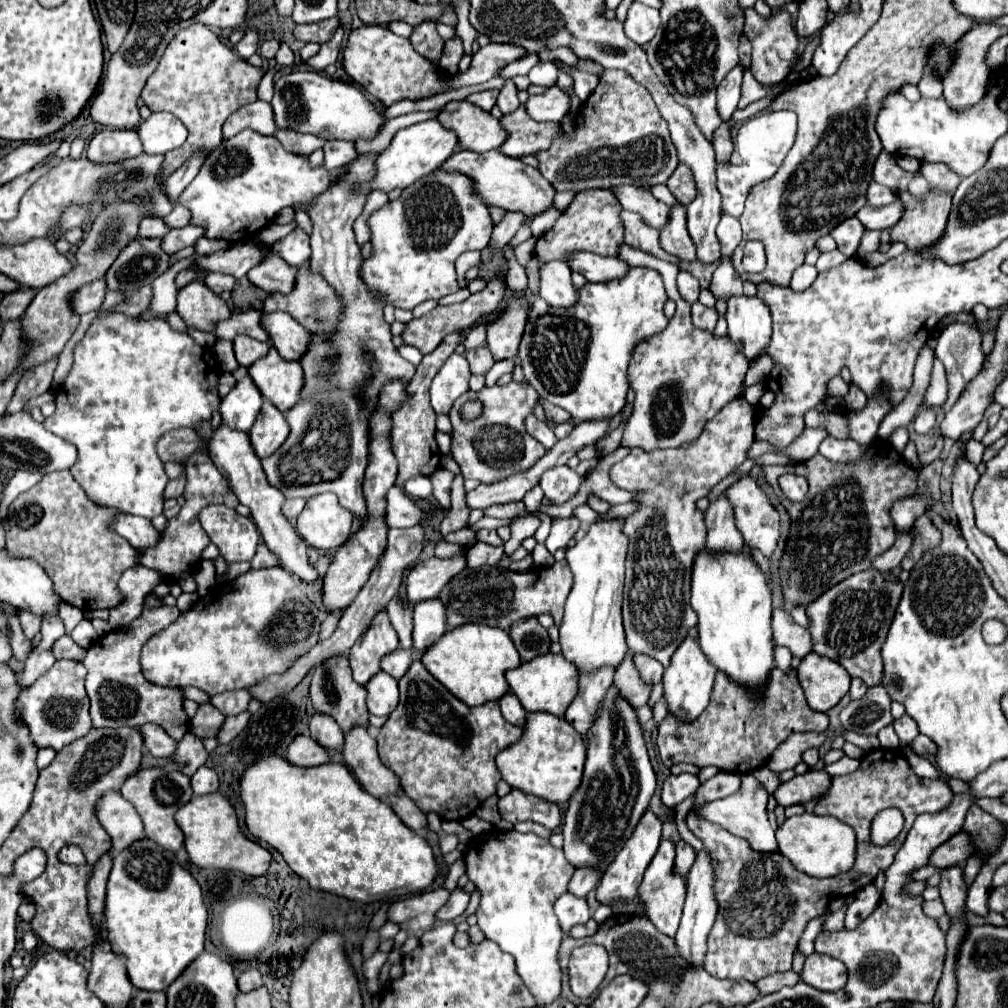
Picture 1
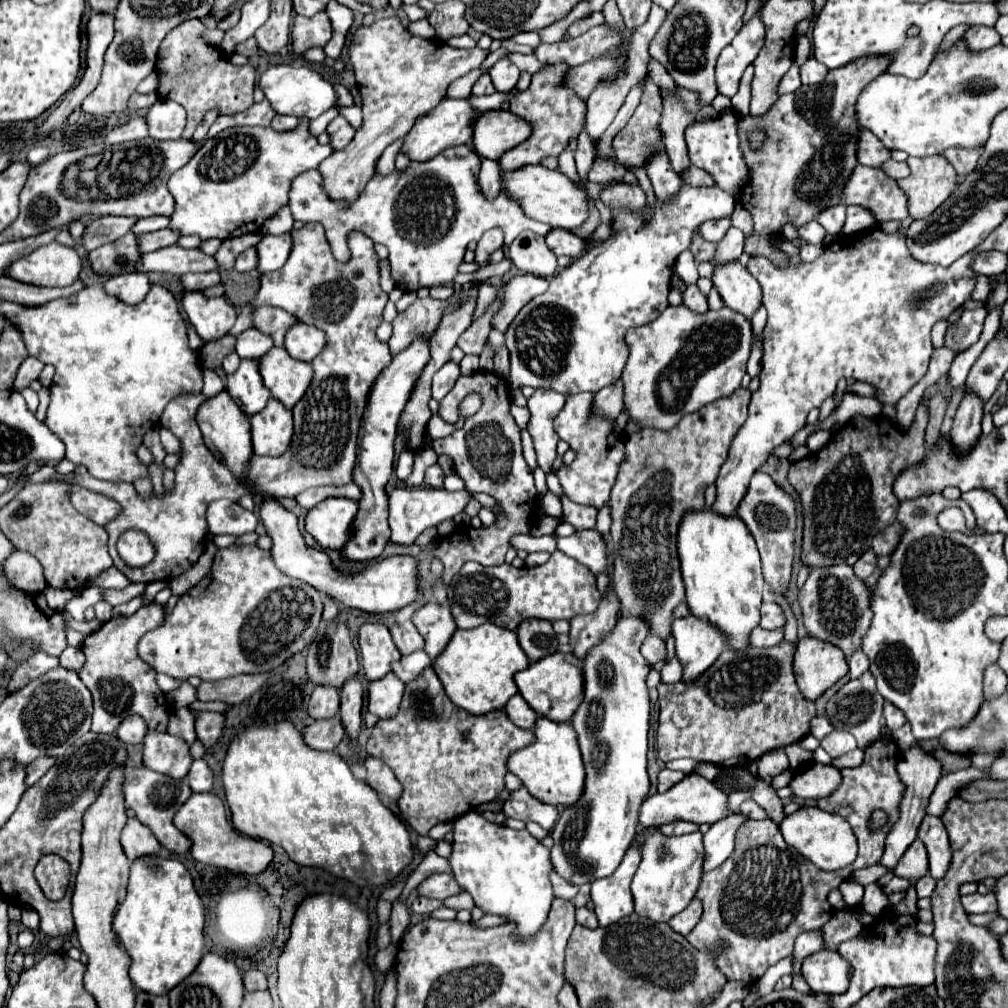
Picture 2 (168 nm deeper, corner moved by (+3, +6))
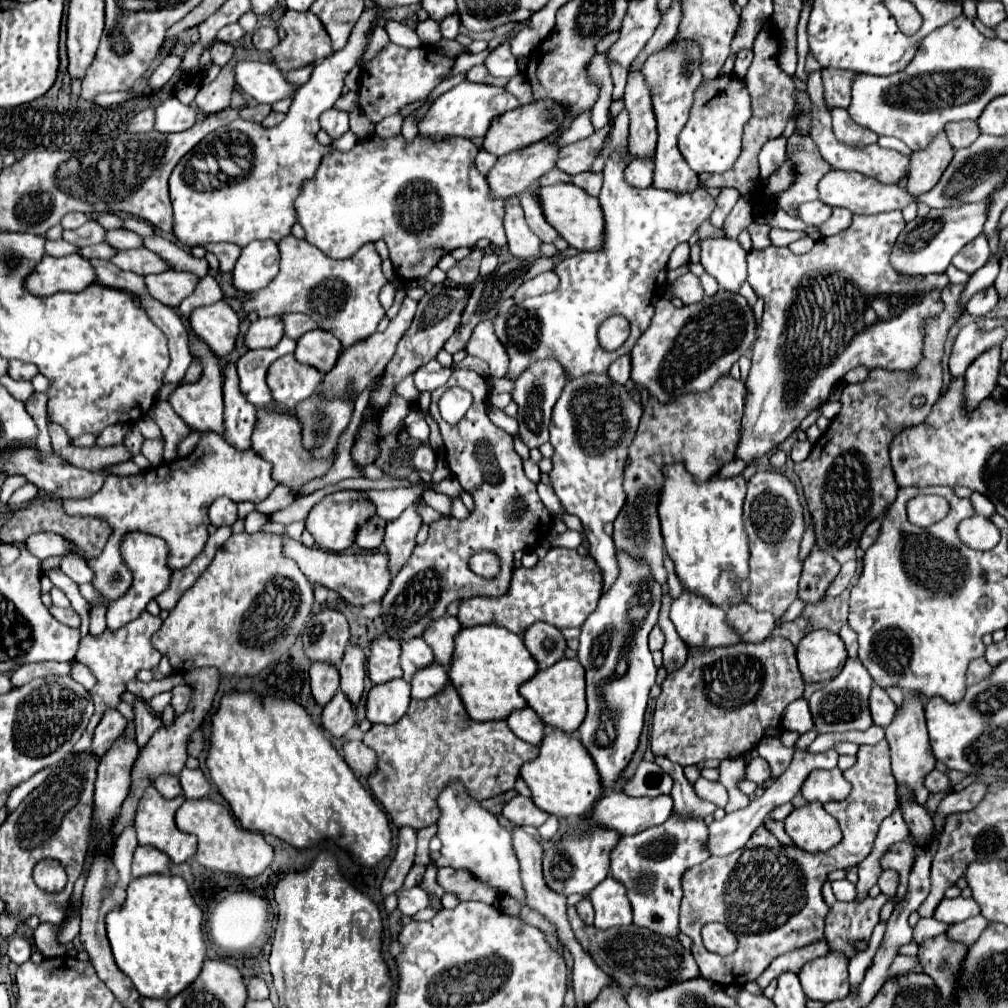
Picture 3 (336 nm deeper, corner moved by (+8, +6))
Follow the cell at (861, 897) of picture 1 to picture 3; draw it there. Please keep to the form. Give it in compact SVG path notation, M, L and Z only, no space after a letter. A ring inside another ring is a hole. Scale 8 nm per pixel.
M821 940L821 942L815 942L815 946L807 946L807 948L801 948L801 950L795 950L795 952L789 952L789 954L783 954L779 958L775 958L771 962L771 966L755 980L761 988L765 988L771 980L775 980L779 974L783 972L799 972L803 968L803 964L809 960L815 960L819 956L825 956L827 954L827 942Z

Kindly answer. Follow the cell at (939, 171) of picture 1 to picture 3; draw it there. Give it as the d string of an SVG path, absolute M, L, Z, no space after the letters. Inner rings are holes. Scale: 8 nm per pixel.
M949 122L945 126L945 132L947 132L949 142L951 142L951 146L955 150L973 144L979 138L979 134L981 134L977 122Z

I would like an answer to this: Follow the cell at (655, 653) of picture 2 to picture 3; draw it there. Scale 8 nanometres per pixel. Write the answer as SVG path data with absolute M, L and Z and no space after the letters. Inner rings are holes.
M655 626L655 628L651 630L651 634L649 634L649 648L651 648L651 652L661 650L661 648L663 648L663 644L665 644L665 636L663 636L661 628L659 628L659 626Z

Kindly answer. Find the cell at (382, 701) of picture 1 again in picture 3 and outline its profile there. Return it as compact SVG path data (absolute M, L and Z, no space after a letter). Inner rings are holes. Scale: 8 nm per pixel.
M391 680L373 686L367 696L367 718L371 724L395 724L407 712L411 686L403 680Z

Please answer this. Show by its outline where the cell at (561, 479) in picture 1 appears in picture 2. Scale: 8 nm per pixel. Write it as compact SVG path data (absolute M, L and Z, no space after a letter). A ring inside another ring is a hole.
M536 390L528 398L528 410L530 410L530 424L528 432L534 440L536 456L538 456L538 466L546 474L554 474L552 464L556 460L556 444L558 444L558 434L552 428L552 422L556 414L562 410L566 402L564 394L558 392L548 392L548 390Z

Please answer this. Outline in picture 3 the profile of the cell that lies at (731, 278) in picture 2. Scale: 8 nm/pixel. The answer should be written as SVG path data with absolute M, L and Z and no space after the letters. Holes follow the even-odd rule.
M709 236L699 242L701 264L723 290L739 292L739 286L747 280L747 252L737 240L727 236Z

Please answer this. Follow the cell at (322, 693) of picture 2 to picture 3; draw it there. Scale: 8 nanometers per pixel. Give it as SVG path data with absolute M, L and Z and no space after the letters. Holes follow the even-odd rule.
M313 662L311 670L311 692L313 698L317 700L317 704L325 706L335 692L339 690L339 672L335 666L331 666L329 662Z

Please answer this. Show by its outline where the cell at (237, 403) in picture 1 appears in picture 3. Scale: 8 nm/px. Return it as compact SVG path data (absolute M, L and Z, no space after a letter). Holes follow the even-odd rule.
M283 338L275 348L265 348L265 350L249 350L247 354L243 354L237 362L237 372L241 378L241 392L243 396L257 408L269 404L271 398L271 390L265 382L267 378L267 370L269 366L295 350L295 340L291 338Z

